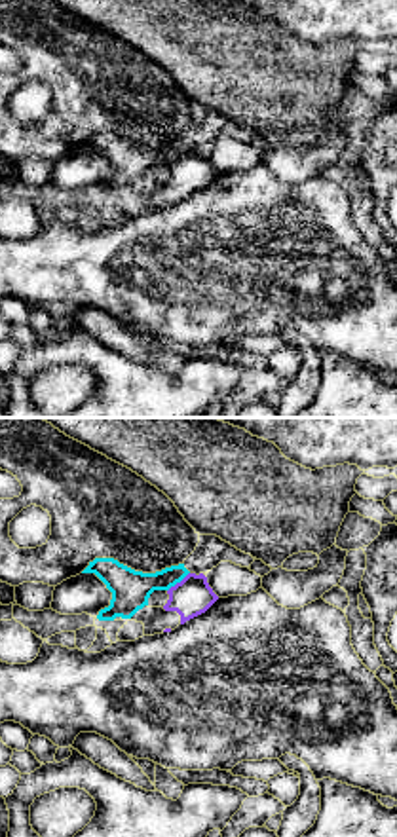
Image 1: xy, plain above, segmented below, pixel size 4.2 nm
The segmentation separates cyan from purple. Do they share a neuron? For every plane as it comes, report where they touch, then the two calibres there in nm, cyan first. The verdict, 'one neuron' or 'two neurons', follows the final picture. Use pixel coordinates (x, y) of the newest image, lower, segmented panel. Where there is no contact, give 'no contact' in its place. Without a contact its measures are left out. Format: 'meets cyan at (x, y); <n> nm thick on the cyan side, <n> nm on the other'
meets cyan at (177, 581); 160 nm thick on the cyan side, 160 nm on the other

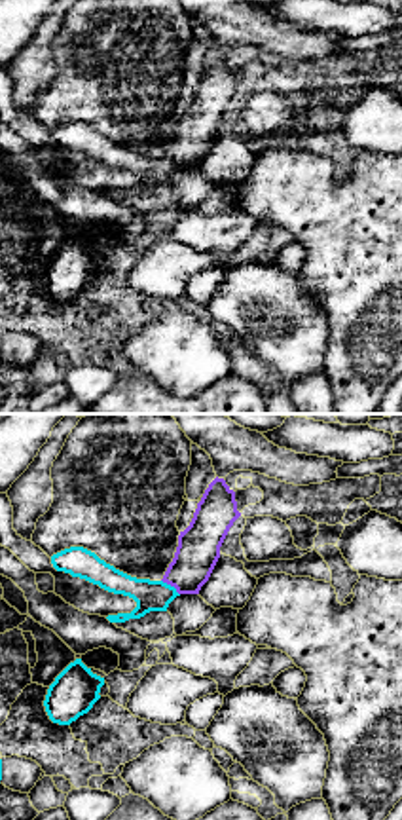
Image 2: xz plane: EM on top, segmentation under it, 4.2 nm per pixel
meets cyan at (169, 585); 130 nm thick on the cyan side, 180 nm on the other

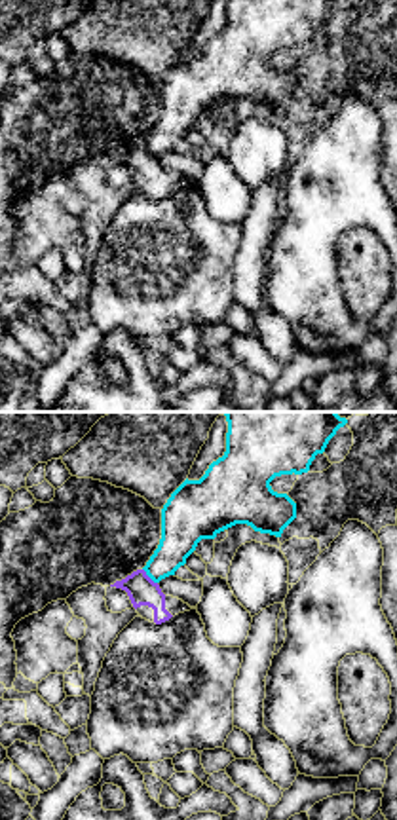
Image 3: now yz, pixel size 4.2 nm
meets cyan at (149, 576); 180 nm thick on the cyan side, 120 nm on the other

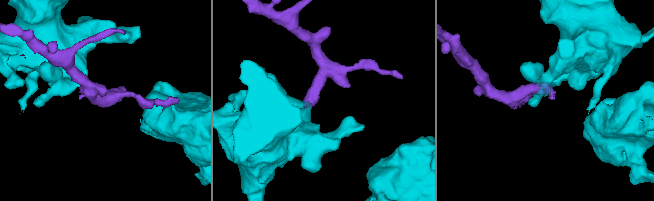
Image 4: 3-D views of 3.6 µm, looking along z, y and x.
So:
two neurons

